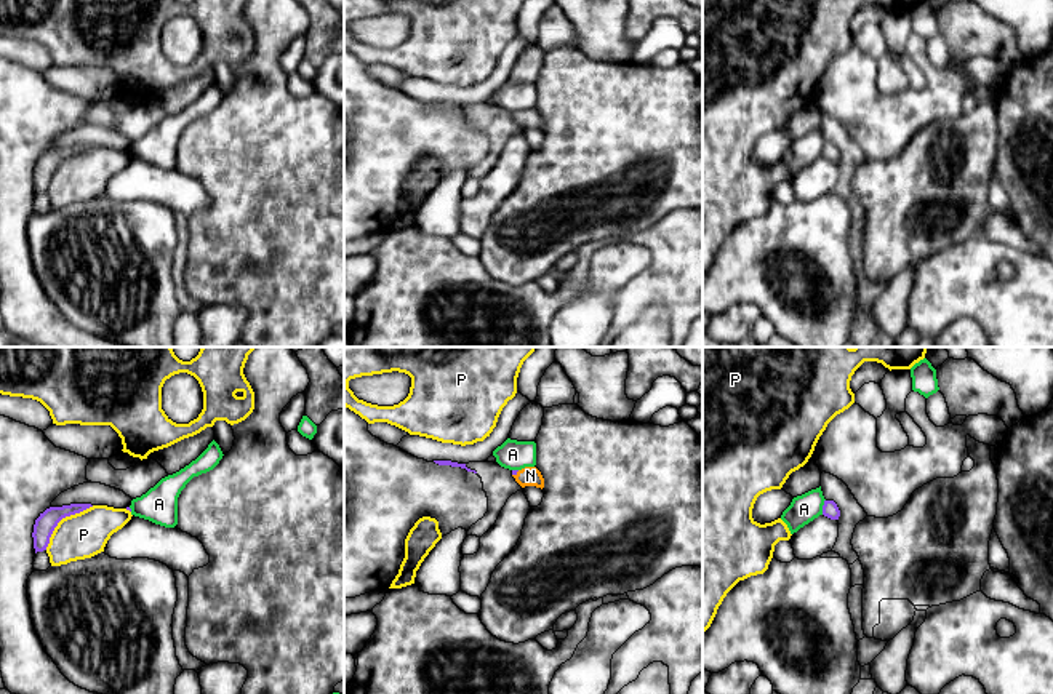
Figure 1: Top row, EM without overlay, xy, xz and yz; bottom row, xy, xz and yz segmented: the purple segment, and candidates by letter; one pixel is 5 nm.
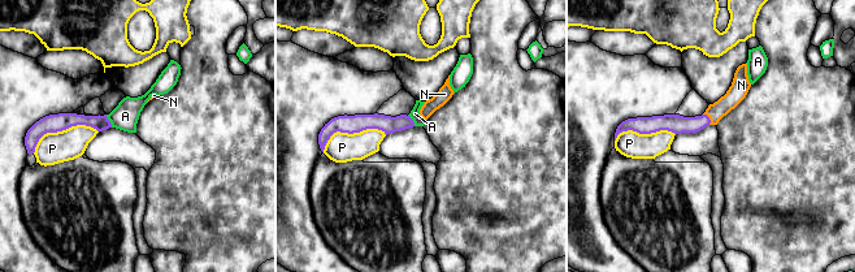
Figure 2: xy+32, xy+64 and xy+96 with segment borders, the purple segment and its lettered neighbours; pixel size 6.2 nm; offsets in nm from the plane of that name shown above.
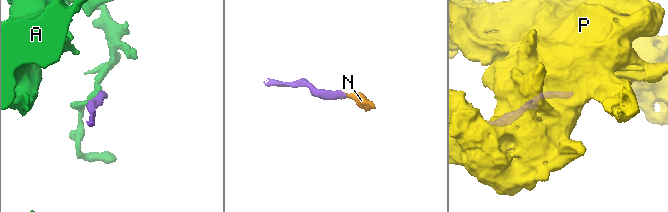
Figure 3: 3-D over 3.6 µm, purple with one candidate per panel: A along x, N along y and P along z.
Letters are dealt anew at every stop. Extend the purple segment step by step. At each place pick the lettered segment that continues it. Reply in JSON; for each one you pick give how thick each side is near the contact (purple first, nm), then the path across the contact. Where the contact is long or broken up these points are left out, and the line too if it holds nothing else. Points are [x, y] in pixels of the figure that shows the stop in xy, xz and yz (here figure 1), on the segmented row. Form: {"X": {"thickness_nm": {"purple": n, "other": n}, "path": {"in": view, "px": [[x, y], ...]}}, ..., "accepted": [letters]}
{"N": {"thickness_nm": {"purple": 30, "other": 100}, "path": {"in": "xz", "px": [[514, 472], [516, 472], [530, 475]]}}, "accepted": ["N"]}

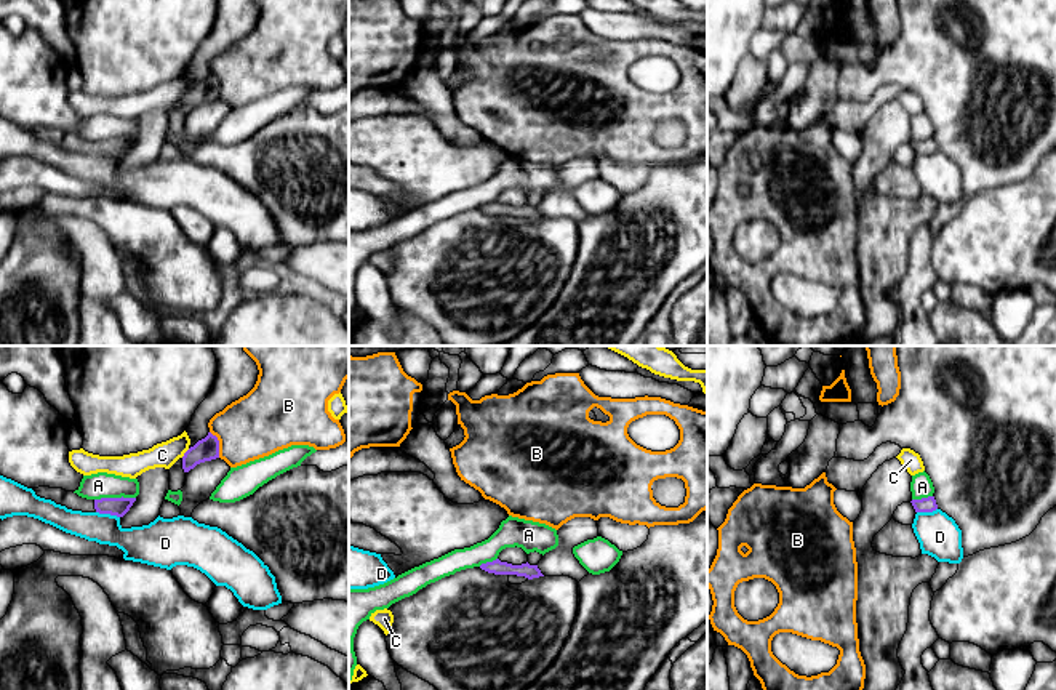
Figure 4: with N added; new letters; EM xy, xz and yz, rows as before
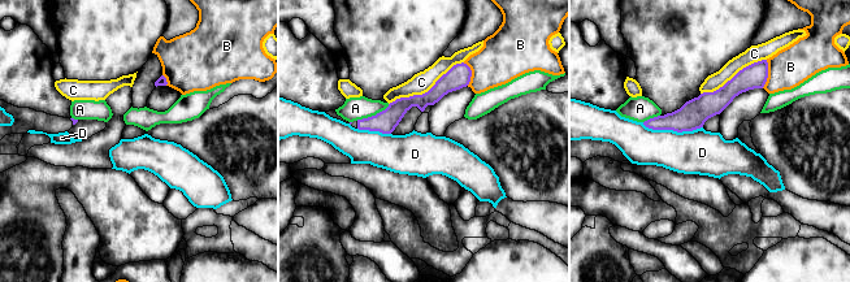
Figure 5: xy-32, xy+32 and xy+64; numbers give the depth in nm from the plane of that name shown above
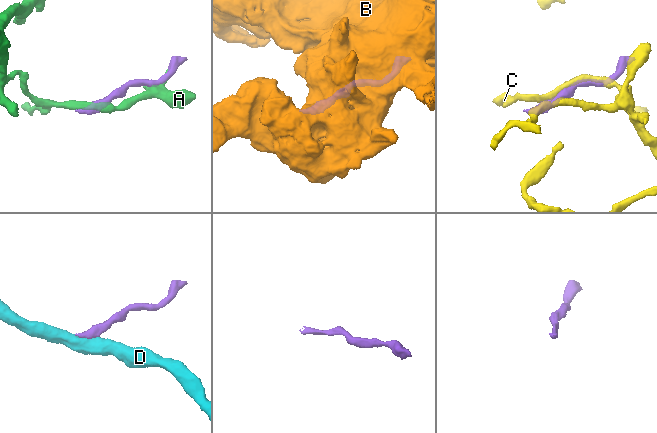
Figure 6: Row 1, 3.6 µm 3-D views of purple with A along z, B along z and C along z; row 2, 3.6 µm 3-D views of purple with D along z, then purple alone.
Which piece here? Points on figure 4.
{"accepted": []}

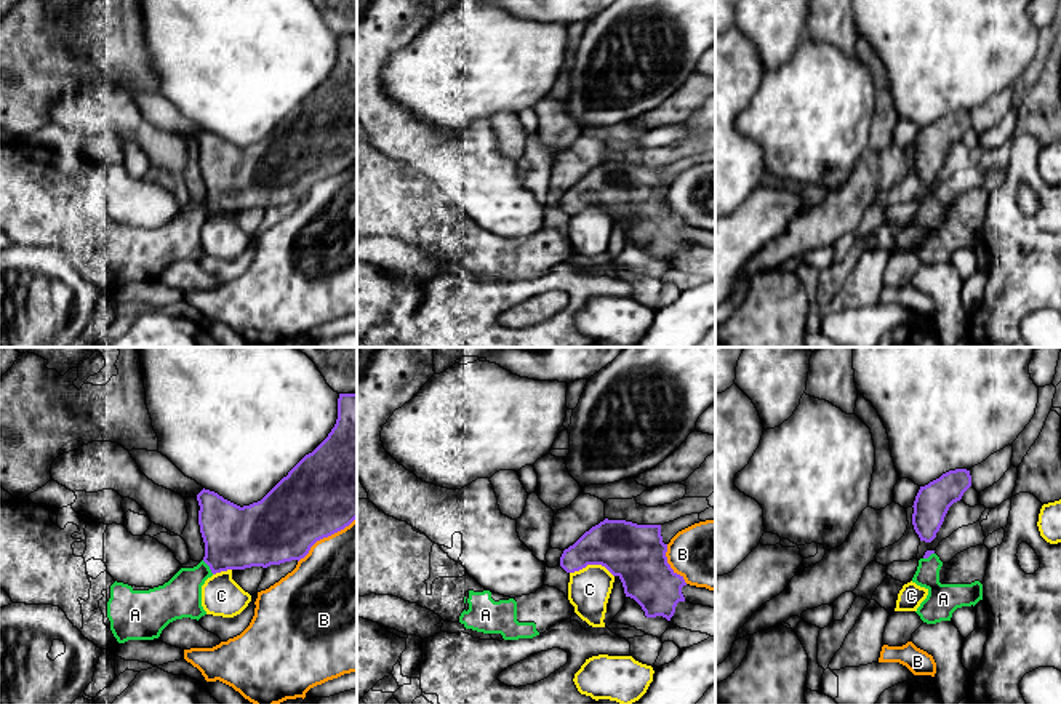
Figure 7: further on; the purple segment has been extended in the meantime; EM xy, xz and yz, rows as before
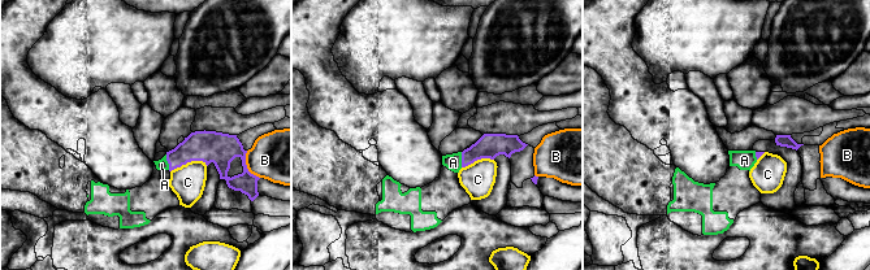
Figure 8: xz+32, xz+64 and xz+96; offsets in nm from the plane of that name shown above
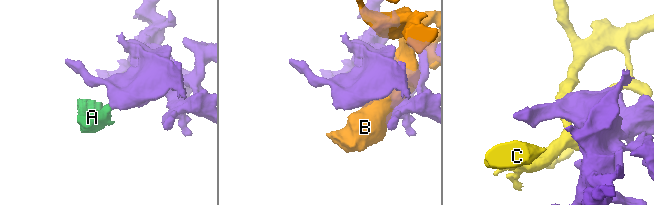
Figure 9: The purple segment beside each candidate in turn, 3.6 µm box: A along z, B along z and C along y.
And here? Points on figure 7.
{"A": {"thickness_nm": {"purple": 320, "other": 200}, "path": {"in": "xy", "px": [[236, 538], [208, 565], [183, 591], [181, 597]]}}, "accepted": ["A"]}

